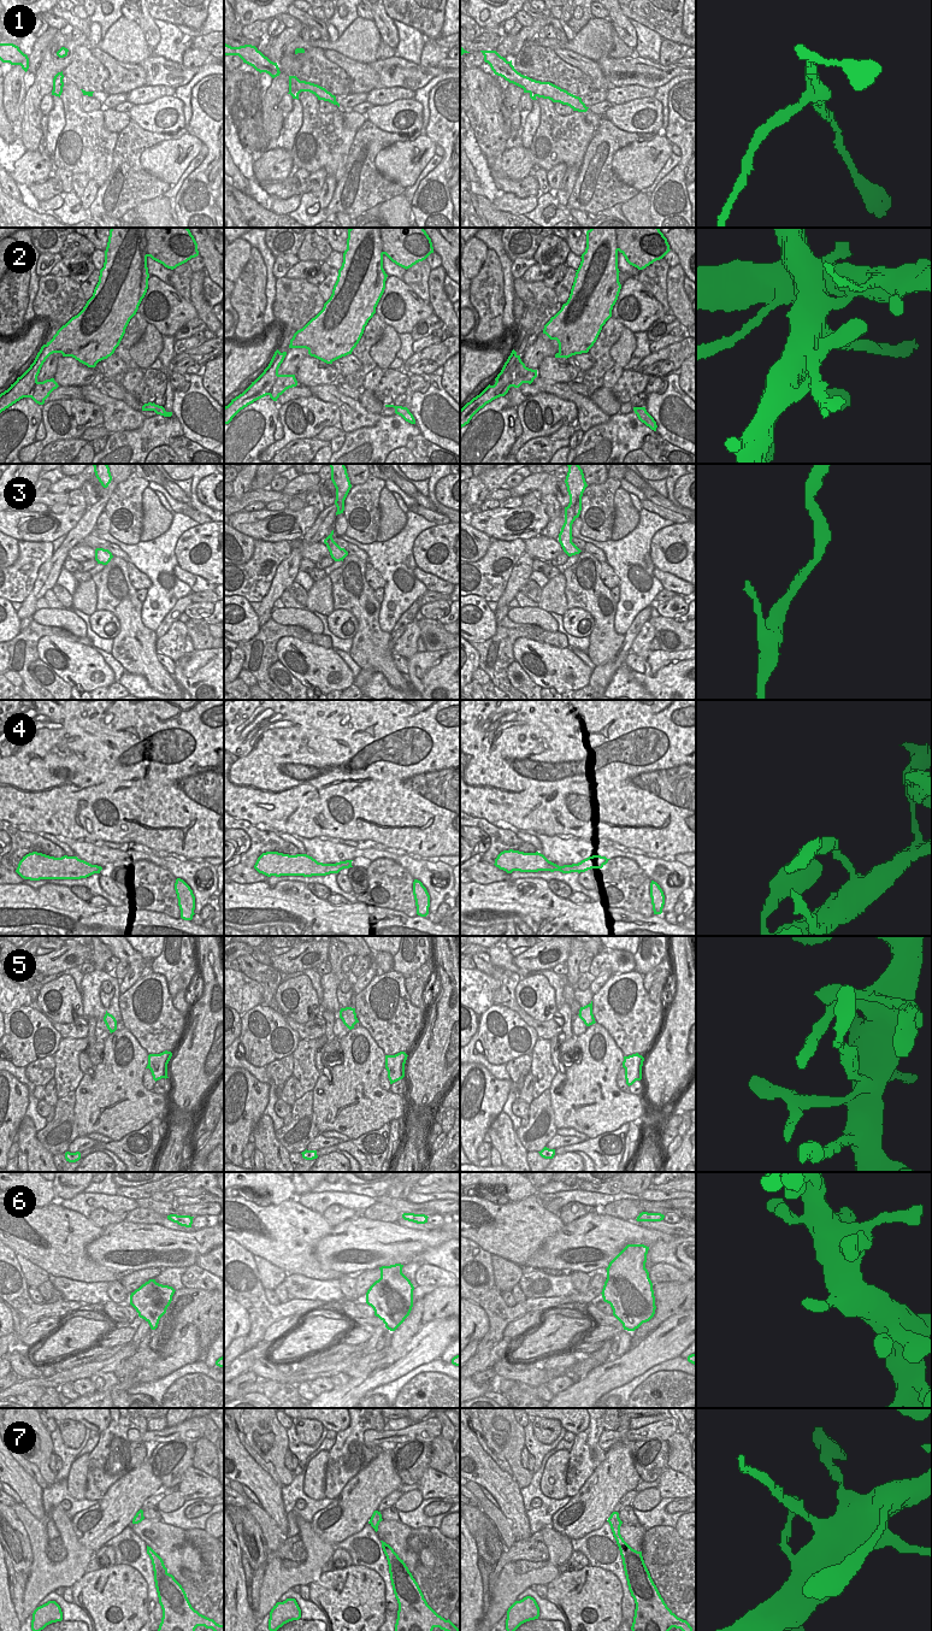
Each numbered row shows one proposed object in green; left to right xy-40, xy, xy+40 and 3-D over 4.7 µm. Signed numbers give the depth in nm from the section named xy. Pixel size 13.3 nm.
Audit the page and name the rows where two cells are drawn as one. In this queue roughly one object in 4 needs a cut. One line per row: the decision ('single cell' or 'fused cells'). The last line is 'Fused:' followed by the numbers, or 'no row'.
1: fused cells
2: single cell
3: single cell
4: single cell
5: single cell
6: single cell
7: fused cells
Fused: 1, 7

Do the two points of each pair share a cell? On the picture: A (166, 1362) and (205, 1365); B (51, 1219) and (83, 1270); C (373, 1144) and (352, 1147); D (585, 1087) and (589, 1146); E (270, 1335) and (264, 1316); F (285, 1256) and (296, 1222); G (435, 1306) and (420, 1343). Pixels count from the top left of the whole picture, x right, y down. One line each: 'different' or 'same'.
A: different
B: same
C: same
D: different
E: different
F: same
G: different

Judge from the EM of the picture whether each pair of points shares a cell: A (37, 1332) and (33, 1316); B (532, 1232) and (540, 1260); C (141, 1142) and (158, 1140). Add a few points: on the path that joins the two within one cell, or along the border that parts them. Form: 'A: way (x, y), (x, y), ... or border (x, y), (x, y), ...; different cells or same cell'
A: border (63, 1316), (36, 1322), (17, 1341); different cells
B: border (558, 1231), (549, 1236), (521, 1267); different cells
C: border (148, 1123), (151, 1128), (149, 1159); different cells

